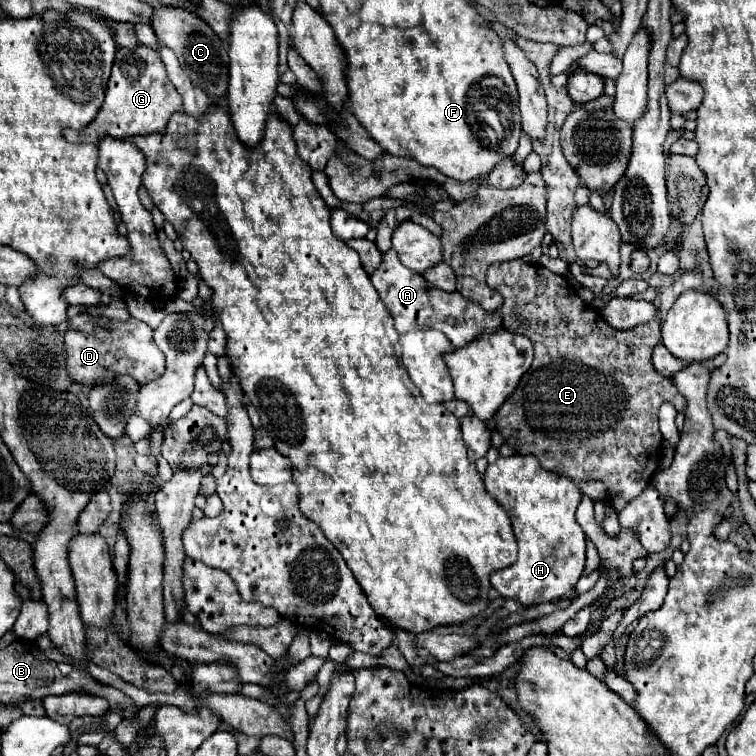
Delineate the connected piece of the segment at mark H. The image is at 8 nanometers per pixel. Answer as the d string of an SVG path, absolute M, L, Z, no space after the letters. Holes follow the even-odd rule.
M533 455L499 457L483 475L487 493L509 513L517 537L517 561L491 575L491 585L507 599L529 607L565 597L585 569L585 533L575 519L579 487L565 475L545 471ZM565 547L565 549L563 549ZM565 553L565 555L563 555Z

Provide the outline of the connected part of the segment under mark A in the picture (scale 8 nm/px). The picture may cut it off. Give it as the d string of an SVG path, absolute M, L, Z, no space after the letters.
M391 249L383 255L383 263L379 265L379 269L371 275L371 283L375 285L381 301L385 303L385 307L391 311L393 319L395 319L395 329L399 335L411 331L411 329L437 329L441 331L451 343L453 347L465 347L465 343L471 343L473 339L477 339L483 333L493 333L503 325L503 315L499 311L485 311L483 307L479 307L477 303L471 303L469 299L463 299L461 293L447 293L441 291L439 299L435 299L435 289L429 289L427 281L423 279L423 275L407 269L397 253Z

